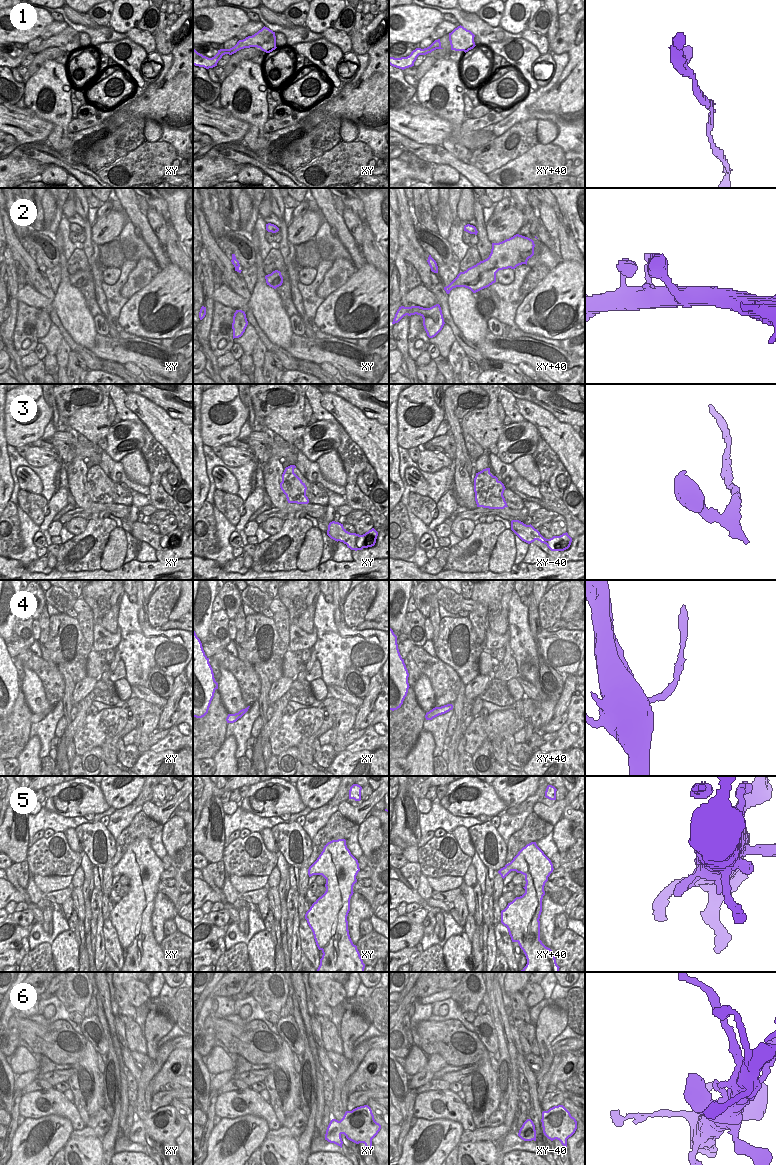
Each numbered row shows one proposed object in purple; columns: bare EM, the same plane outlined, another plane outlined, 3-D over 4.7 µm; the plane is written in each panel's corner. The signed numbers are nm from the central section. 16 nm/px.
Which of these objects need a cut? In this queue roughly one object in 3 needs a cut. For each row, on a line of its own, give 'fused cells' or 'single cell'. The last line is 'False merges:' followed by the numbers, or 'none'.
1: single cell
2: single cell
3: single cell
4: fused cells
5: single cell
6: single cell
False merges: 4

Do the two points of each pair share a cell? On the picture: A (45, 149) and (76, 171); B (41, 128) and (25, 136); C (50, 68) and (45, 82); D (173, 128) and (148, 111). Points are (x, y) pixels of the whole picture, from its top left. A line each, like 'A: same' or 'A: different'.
A: same
B: same
C: same
D: different

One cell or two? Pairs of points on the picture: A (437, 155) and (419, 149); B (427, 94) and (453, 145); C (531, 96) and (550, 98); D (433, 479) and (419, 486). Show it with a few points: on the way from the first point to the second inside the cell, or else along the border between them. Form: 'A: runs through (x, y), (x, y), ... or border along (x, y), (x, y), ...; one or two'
A: runs through (433, 153), (423, 151); one
B: runs through (432, 107), (443, 109), (455, 121), (455, 130); one
C: border along (556, 82), (528, 107), (529, 113); two
D: border along (408, 468), (414, 467), (425, 479), (427, 495); two

